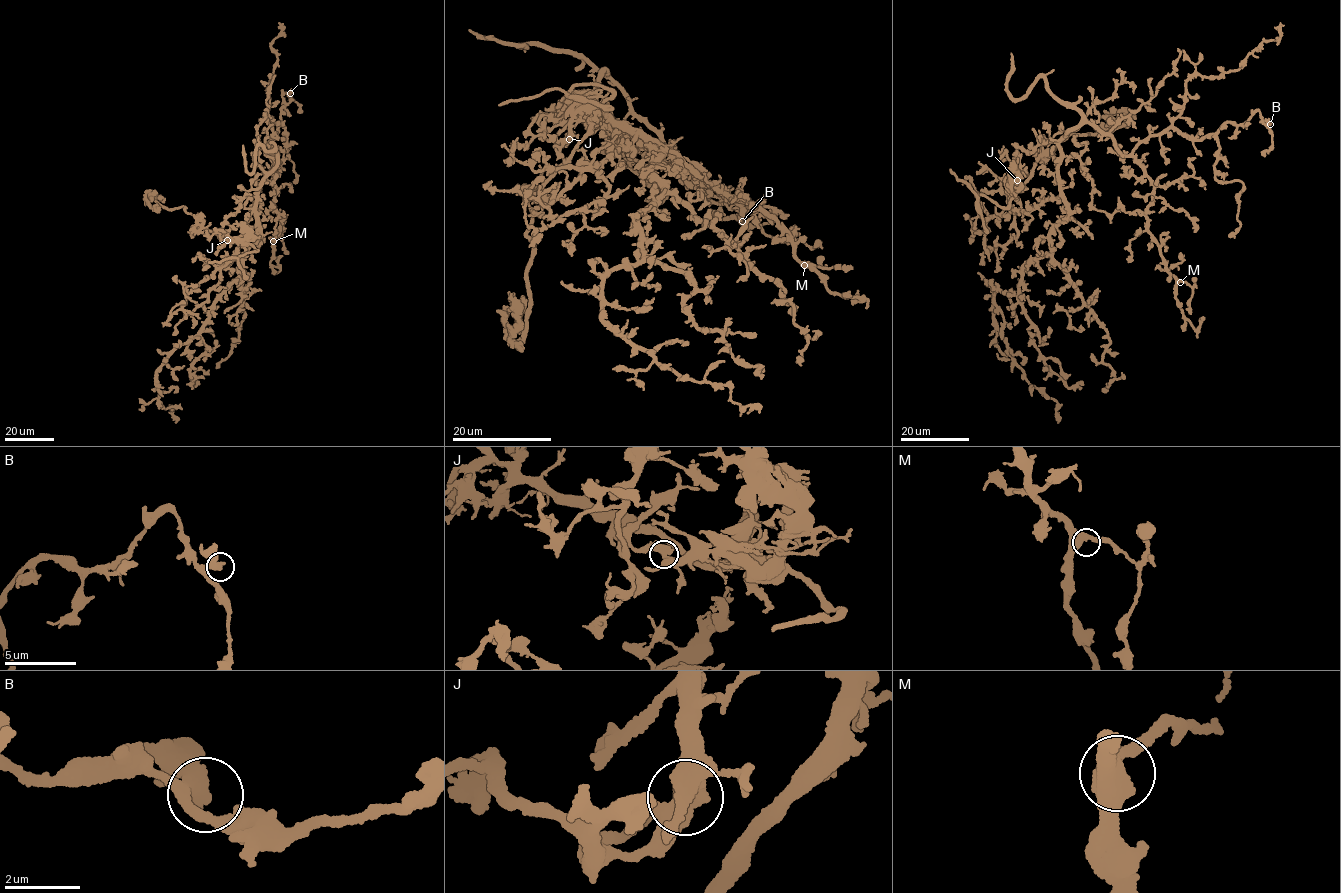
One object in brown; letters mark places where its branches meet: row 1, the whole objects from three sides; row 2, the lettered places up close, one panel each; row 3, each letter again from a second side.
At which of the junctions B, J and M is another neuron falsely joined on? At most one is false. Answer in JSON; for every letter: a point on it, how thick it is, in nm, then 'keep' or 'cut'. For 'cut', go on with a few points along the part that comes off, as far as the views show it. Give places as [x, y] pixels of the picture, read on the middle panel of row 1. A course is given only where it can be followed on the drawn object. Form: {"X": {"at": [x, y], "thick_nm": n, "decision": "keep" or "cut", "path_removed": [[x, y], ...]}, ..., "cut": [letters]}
{"B": {"at": [742, 221], "thick_nm": 440, "decision": "keep"}, "J": {"at": [569, 139], "thick_nm": 440, "decision": "cut", "path_removed": [[569, 139], [587, 108], [588, 134], [541, 187], [544, 203], [527, 229], [527, 333], [516, 344], [511, 294]]}, "M": {"at": [804, 265], "thick_nm": 440, "decision": "keep"}, "cut": ["J"]}

